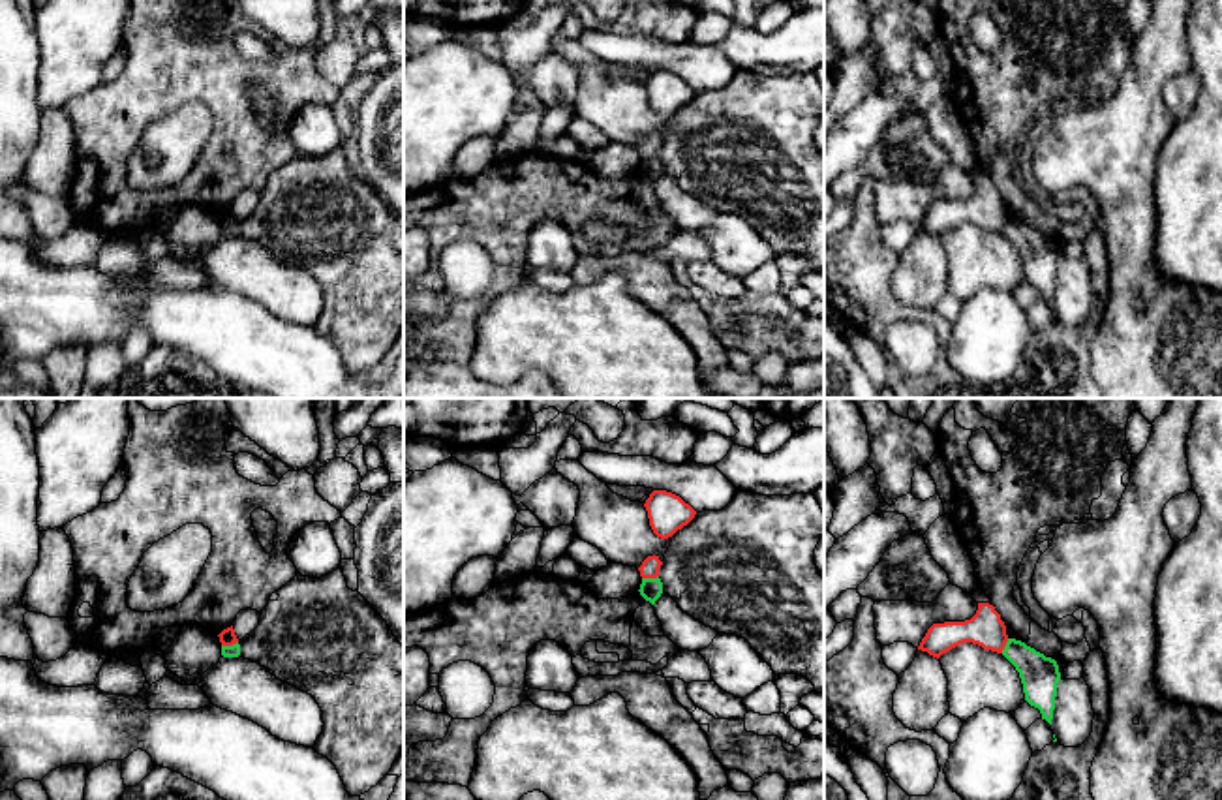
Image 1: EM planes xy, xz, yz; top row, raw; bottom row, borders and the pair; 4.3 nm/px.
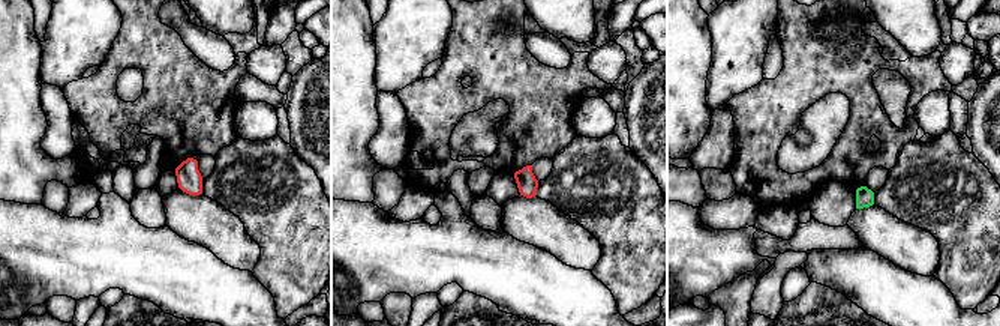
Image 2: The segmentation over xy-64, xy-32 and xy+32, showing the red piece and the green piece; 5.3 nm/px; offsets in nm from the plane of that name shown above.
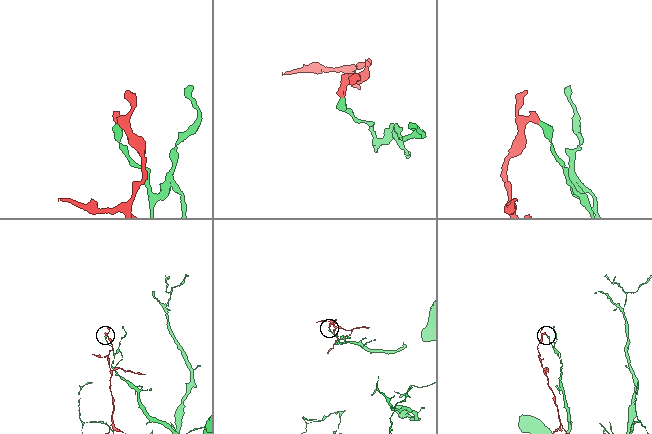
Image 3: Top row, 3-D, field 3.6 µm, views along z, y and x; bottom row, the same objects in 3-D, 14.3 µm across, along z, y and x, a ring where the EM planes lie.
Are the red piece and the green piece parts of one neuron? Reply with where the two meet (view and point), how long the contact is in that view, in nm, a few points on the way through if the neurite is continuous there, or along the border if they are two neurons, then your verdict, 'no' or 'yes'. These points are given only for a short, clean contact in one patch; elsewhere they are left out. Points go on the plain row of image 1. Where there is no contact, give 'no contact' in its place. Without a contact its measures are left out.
meets red in xy at (229, 224); contact 80 nm long; border along xy (237, 220), (222, 226); no

